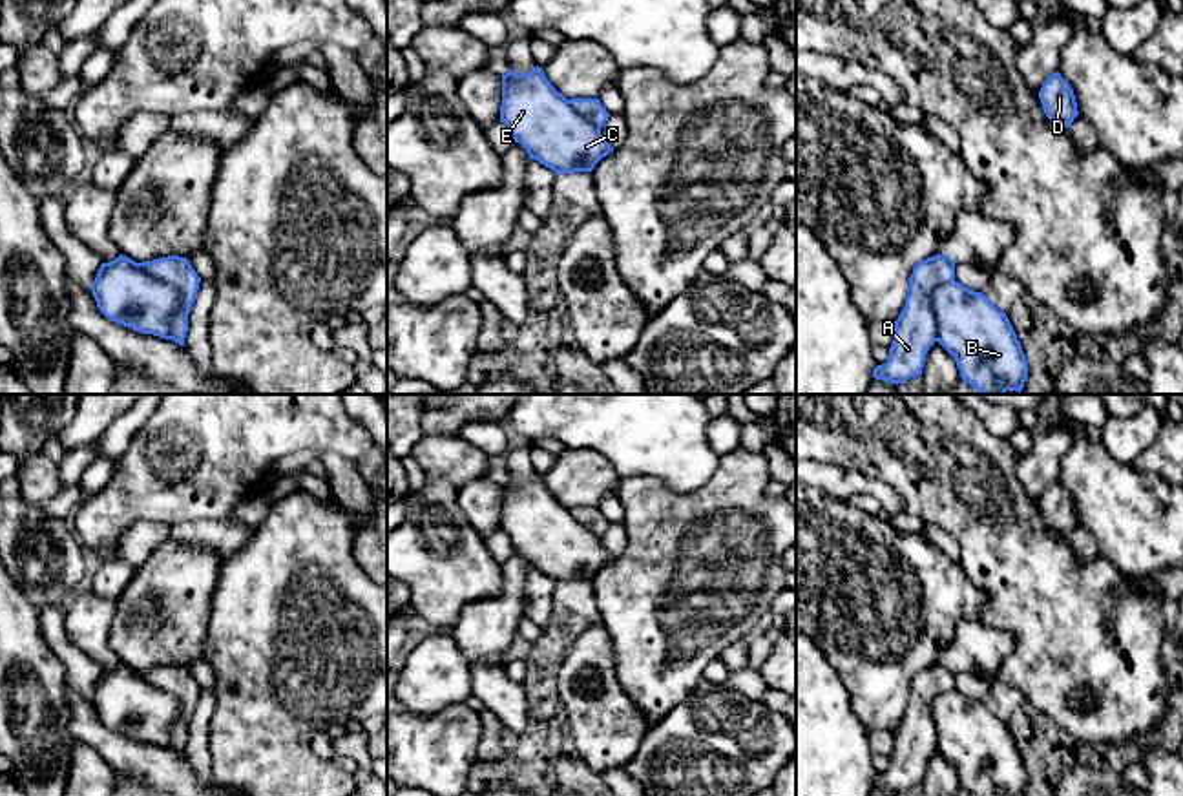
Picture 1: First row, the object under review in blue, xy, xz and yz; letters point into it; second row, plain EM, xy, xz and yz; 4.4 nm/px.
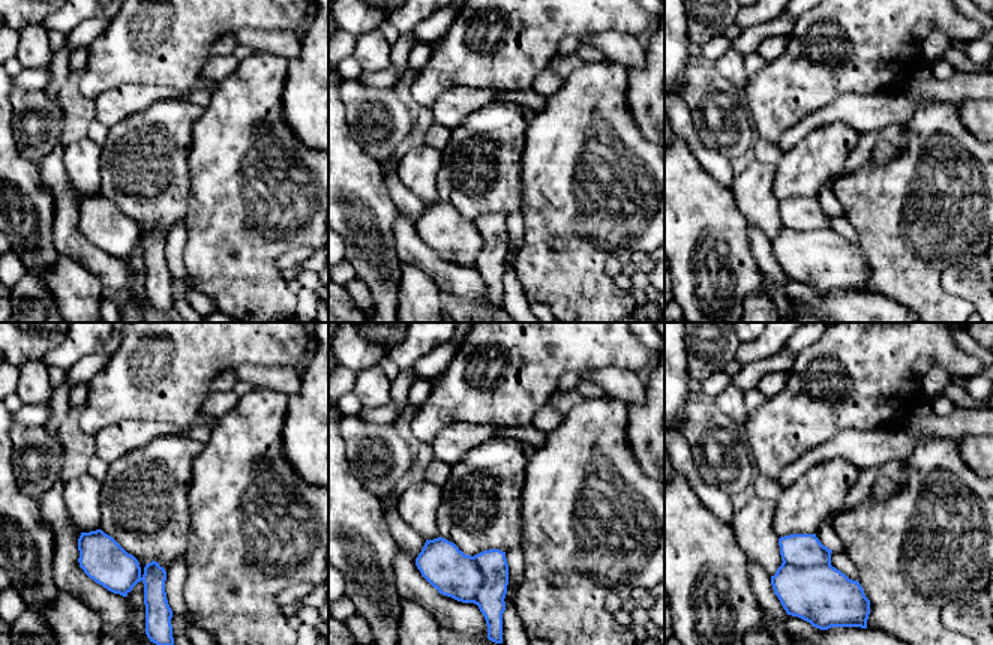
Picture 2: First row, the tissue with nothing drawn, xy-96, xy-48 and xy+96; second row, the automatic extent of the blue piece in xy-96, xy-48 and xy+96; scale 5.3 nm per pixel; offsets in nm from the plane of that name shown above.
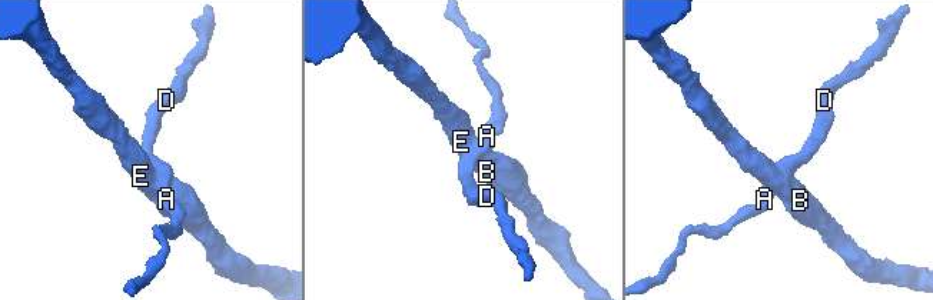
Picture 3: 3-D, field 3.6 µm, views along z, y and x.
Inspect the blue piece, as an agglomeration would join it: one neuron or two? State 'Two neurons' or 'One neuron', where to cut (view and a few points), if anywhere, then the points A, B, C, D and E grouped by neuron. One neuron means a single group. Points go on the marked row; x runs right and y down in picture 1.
Two neurons. Split along xy (136, 263), (167, 282), (179, 296), (170, 338). Groups: A D / B C E

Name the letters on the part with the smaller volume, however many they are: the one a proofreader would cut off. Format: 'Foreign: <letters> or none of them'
Foreign: A, D

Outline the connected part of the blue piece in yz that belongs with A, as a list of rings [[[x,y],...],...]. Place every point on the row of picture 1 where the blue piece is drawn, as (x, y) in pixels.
[[[937,254],[915,265],[906,305],[895,321],[889,358],[874,367],[873,378],[898,385],[922,374],[926,354],[937,341],[931,296],[937,287],[953,279],[955,261],[951,257]]]

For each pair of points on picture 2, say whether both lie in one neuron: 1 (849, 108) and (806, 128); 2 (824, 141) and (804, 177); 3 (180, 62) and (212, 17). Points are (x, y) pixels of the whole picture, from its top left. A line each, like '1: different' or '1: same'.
1: same
2: same
3: same

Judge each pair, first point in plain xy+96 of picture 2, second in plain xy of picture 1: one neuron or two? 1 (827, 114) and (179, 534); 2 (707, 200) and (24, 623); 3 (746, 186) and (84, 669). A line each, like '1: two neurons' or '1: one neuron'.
1: one neuron
2: one neuron
3: two neurons

